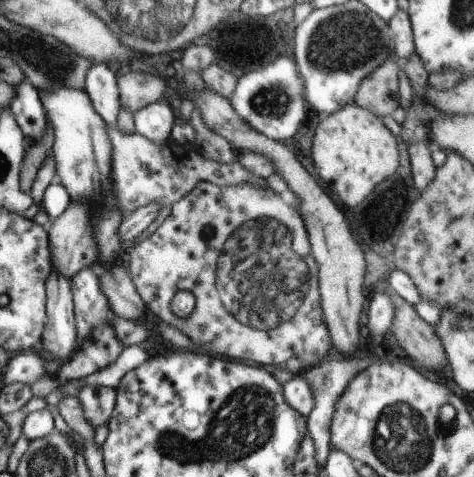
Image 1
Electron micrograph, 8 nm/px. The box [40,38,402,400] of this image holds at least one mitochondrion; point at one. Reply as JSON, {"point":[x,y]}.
{"point":[262,287]}

